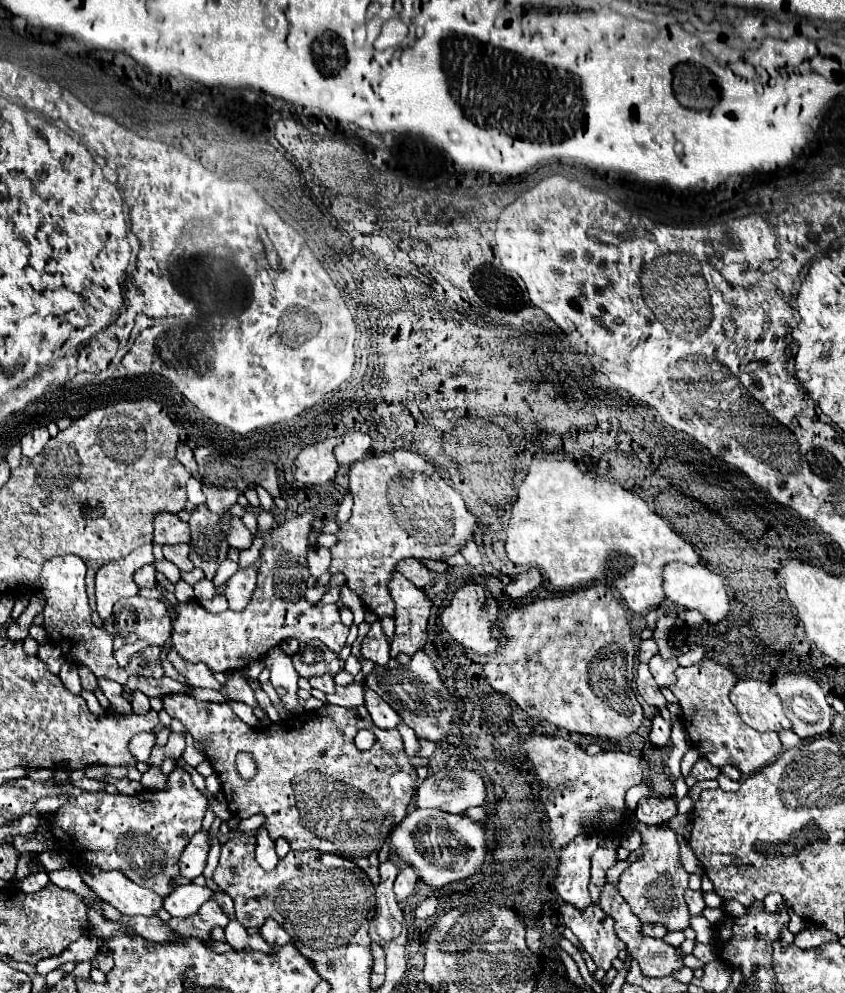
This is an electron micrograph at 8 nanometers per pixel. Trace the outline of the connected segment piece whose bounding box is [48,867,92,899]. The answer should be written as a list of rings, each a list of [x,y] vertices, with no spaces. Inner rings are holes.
[[[66,867],[66,869],[58,869],[58,871],[48,871],[48,877],[52,883],[56,883],[62,889],[70,889],[74,893],[78,893],[82,899],[84,897],[92,897],[92,891],[84,885],[80,873],[76,867]]]

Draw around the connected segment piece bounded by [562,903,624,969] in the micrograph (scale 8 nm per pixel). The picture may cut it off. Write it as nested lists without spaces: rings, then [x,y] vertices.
[[[566,903],[562,913],[566,927],[578,937],[578,941],[590,953],[592,961],[602,969],[610,969],[612,959],[616,959],[624,949],[624,943],[620,943],[618,935],[614,933],[614,921],[598,905],[590,905],[588,909],[578,911]]]

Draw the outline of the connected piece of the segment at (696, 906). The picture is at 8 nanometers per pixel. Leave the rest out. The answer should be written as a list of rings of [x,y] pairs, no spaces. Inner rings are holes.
[[[686,891],[686,903],[688,903],[690,913],[694,913],[694,915],[702,913],[702,909],[704,909],[702,891]]]

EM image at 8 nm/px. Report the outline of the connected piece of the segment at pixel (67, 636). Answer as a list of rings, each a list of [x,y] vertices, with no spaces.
[[[62,555],[62,557],[54,557],[48,563],[44,563],[42,573],[40,573],[40,589],[46,597],[44,629],[48,633],[48,641],[58,645],[70,663],[76,661],[80,665],[86,665],[92,669],[92,673],[96,677],[110,677],[120,685],[124,685],[130,675],[162,677],[164,675],[164,667],[160,663],[162,647],[156,647],[156,645],[146,647],[140,653],[136,653],[124,669],[120,669],[116,665],[116,659],[112,655],[112,647],[108,645],[108,639],[112,639],[112,637],[102,627],[96,627],[90,621],[84,577],[86,577],[86,565],[76,555]]]

